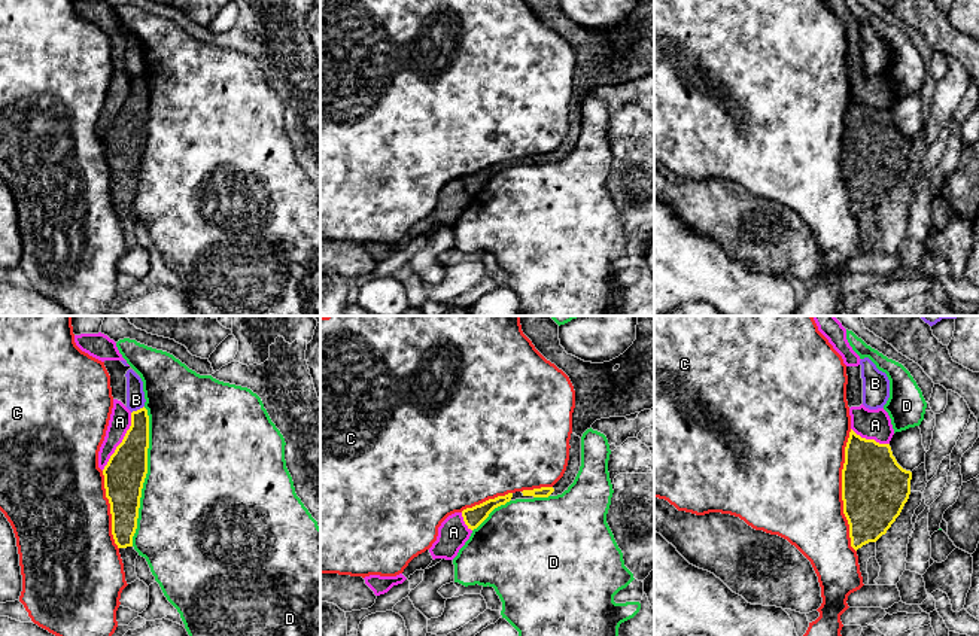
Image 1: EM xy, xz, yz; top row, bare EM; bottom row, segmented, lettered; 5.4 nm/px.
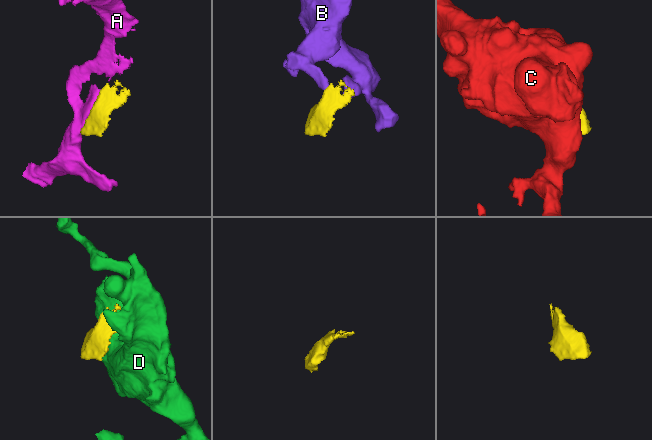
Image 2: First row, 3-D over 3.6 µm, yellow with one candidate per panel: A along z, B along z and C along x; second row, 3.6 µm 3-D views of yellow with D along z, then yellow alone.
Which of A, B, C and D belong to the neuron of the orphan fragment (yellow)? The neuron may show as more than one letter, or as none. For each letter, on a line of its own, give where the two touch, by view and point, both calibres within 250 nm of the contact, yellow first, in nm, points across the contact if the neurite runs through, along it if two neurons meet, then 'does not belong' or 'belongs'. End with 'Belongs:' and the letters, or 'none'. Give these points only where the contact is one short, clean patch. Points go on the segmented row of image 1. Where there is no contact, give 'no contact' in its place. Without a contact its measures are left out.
A: xy (122, 441) | 220/120 nm | belongs
B: xy (137, 410) | 180/100 nm | along xy (143, 405), (131, 413) | does not belong
C: yz (842, 490) | 360/500 nm | does not belong
D: xy (145, 477) | 220/500 nm | does not belong
Belongs: A

